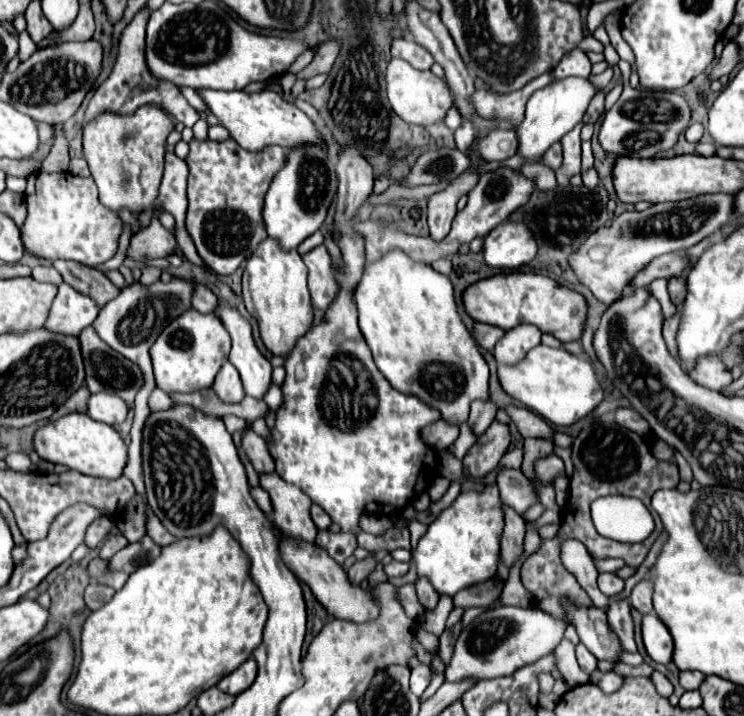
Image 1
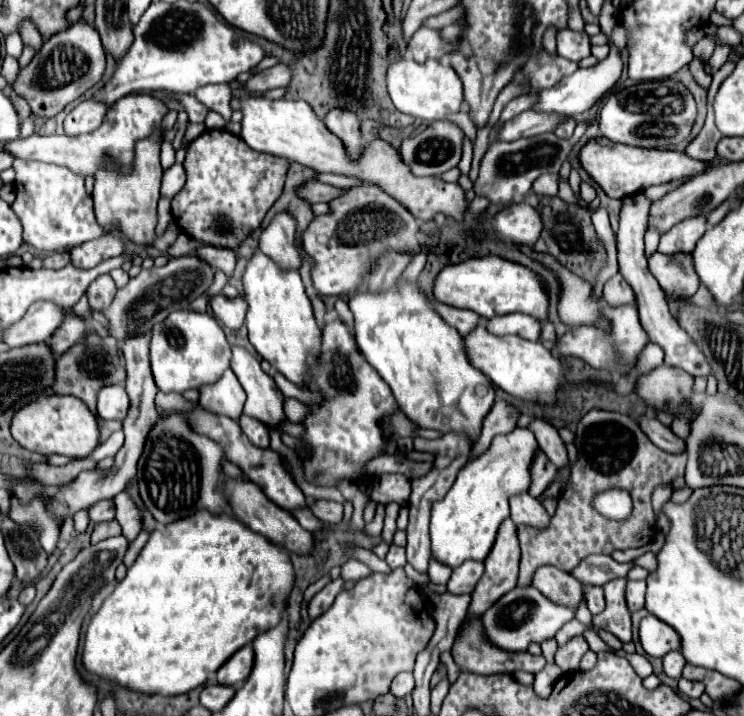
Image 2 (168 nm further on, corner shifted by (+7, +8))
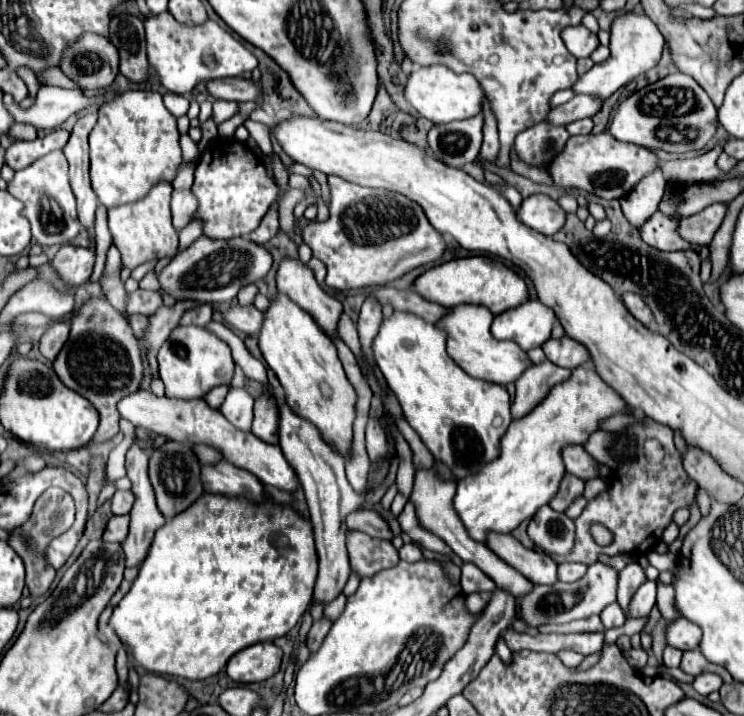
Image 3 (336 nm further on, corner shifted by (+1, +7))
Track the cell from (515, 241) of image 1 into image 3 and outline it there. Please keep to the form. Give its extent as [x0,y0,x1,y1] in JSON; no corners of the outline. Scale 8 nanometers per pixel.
[516,195,566,237]

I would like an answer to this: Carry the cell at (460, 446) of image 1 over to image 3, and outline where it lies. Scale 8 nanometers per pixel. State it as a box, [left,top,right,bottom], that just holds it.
[278,399,399,603]

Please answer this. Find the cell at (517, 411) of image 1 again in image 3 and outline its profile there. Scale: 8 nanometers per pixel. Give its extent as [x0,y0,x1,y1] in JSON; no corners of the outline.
[562,445,596,479]

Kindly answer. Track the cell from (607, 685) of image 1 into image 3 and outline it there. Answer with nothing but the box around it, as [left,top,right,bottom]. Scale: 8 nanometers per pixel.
[558,651,584,667]

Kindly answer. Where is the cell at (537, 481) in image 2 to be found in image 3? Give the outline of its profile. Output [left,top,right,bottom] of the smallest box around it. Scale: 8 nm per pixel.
[548,473,584,511]

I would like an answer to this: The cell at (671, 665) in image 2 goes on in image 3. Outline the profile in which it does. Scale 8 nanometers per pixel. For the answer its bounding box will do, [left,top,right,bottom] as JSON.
[664,647,682,669]

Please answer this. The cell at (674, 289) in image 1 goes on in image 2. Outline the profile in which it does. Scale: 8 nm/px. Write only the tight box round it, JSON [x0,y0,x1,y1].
[648,252,696,296]

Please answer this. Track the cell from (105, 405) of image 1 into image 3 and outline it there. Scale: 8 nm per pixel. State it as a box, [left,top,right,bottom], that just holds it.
[118,389,300,493]

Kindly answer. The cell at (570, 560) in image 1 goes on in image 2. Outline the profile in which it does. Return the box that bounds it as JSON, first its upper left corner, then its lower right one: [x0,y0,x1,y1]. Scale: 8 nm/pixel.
[586,586,606,614]

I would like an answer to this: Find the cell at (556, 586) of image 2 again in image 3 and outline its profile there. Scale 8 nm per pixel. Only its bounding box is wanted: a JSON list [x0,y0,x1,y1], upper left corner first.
[486,533,558,585]

